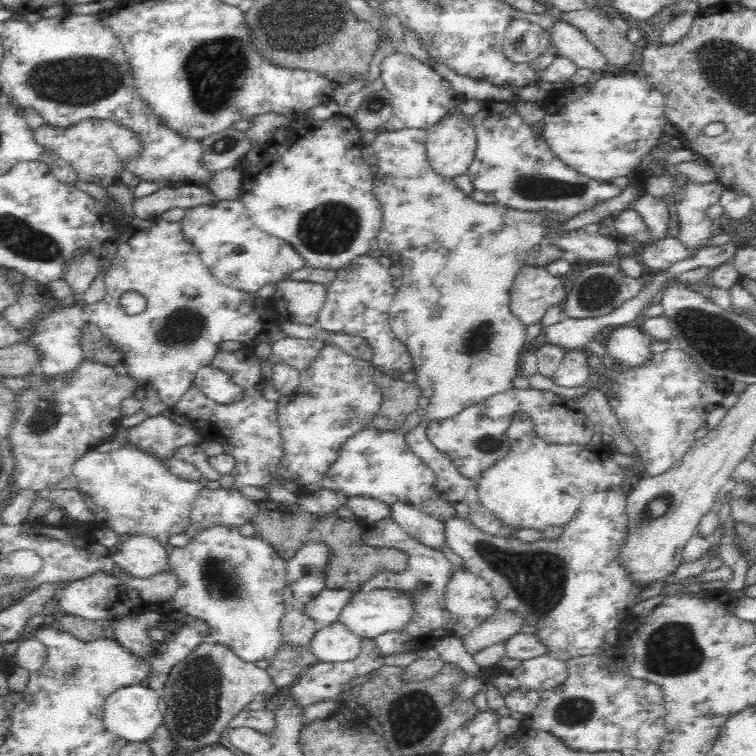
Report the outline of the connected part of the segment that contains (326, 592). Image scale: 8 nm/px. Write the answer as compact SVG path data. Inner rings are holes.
M322 589L312 600L300 604L302 612L314 621L316 630L338 621L340 611L345 607L354 590Z

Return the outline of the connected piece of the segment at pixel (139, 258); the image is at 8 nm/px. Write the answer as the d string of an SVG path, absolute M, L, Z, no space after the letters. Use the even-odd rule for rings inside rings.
M158 217L151 219L148 223L140 223L129 229L127 235L122 240L122 243L117 246L116 254L114 254L111 263L108 266L105 282L107 292L104 298L95 304L85 305L85 312L88 313L88 316L90 317L88 318L89 324L98 328L98 331L102 333L102 337L104 337L111 346L114 346L116 351L120 351L120 355L122 355L121 364L126 367L126 370L128 371L127 376L133 378L136 382L144 385L148 389L156 390L158 400L160 400L164 406L173 410L178 402L182 400L182 396L184 396L184 394L188 392L188 389L193 386L196 373L198 373L202 368L212 365L212 362L221 350L220 344L222 344L222 342L241 342L247 346L251 346L251 344L259 340L271 326L270 320L268 319L269 316L266 312L266 310L271 307L269 300L261 298L258 294L246 294L240 292L238 289L229 288L225 285L219 284L210 274L206 265L202 262L200 255L192 248L189 241L182 236L179 222L168 222ZM130 291L138 292L147 299L146 310L135 316L127 316L124 311L121 310L121 305L119 304L120 296Z

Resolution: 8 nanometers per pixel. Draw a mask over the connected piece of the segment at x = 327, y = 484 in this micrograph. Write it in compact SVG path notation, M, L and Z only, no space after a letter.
M416 411L406 416L398 430L378 430L373 426L350 436L340 447L336 460L325 472L320 483L324 488L341 492L347 498L361 496L392 505L402 502L420 507L427 498L435 497L433 470L420 460L406 443L407 435L424 420Z

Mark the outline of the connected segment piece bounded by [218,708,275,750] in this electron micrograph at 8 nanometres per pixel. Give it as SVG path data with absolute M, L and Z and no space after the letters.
M246 708L238 712L226 725L224 732L220 735L218 743L232 750L232 746L229 744L229 740L227 740L227 732L236 728L248 727L253 733L265 733L270 732L270 729L274 728L274 723L274 711L270 711L267 708L250 711L250 709Z

